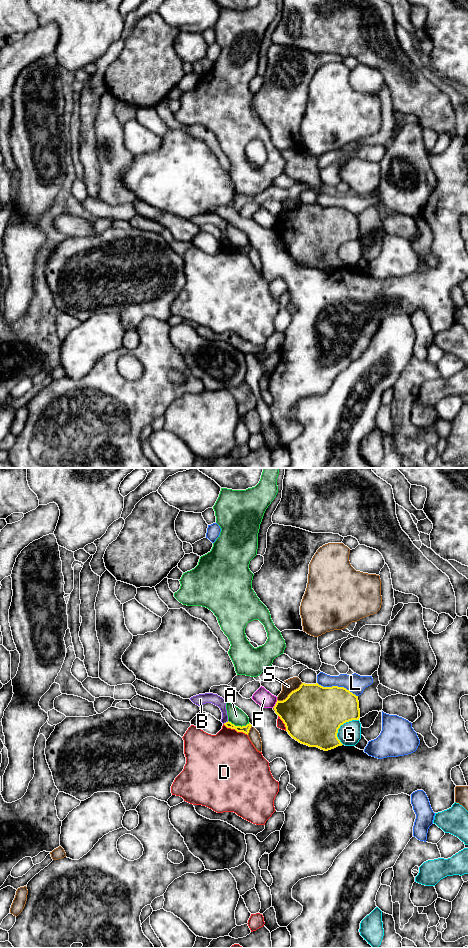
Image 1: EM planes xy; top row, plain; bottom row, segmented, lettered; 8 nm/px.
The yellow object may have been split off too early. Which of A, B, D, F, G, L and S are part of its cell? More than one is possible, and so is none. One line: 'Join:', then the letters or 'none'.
Join: none

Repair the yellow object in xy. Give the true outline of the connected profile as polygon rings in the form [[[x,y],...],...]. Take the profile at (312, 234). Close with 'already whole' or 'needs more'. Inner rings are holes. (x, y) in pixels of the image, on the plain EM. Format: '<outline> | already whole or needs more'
[[[302,203],[283,221],[273,227],[286,247],[288,254],[301,264],[328,271],[343,264],[337,257],[341,245],[352,240],[359,240],[360,229],[358,216],[344,207],[323,207],[316,204]]] | already whole

